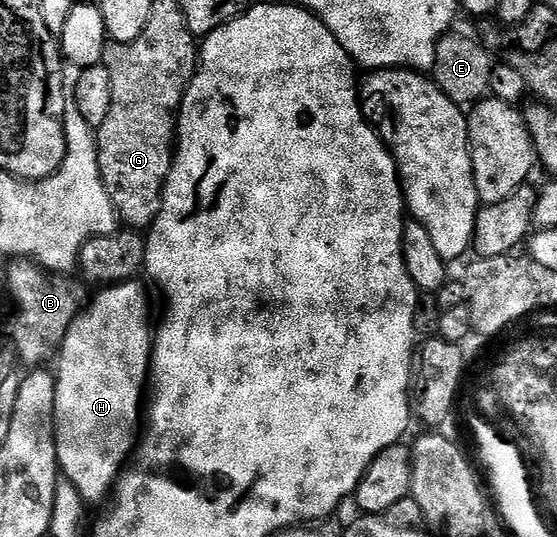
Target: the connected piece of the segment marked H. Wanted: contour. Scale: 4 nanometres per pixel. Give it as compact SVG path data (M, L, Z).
M125 282L105 287L96 297L91 297L90 303L77 316L76 321L70 326L64 344L60 347L58 359L55 361L54 375L56 378L56 463L63 479L74 482L78 486L78 494L86 502L100 500L113 491L114 485L122 471L129 463L134 452L134 445L138 440L138 429L142 424L142 400L140 404L140 391L145 391L146 383L150 378L150 361L152 358L152 342L154 339L153 321L148 321L148 292L140 282Z

